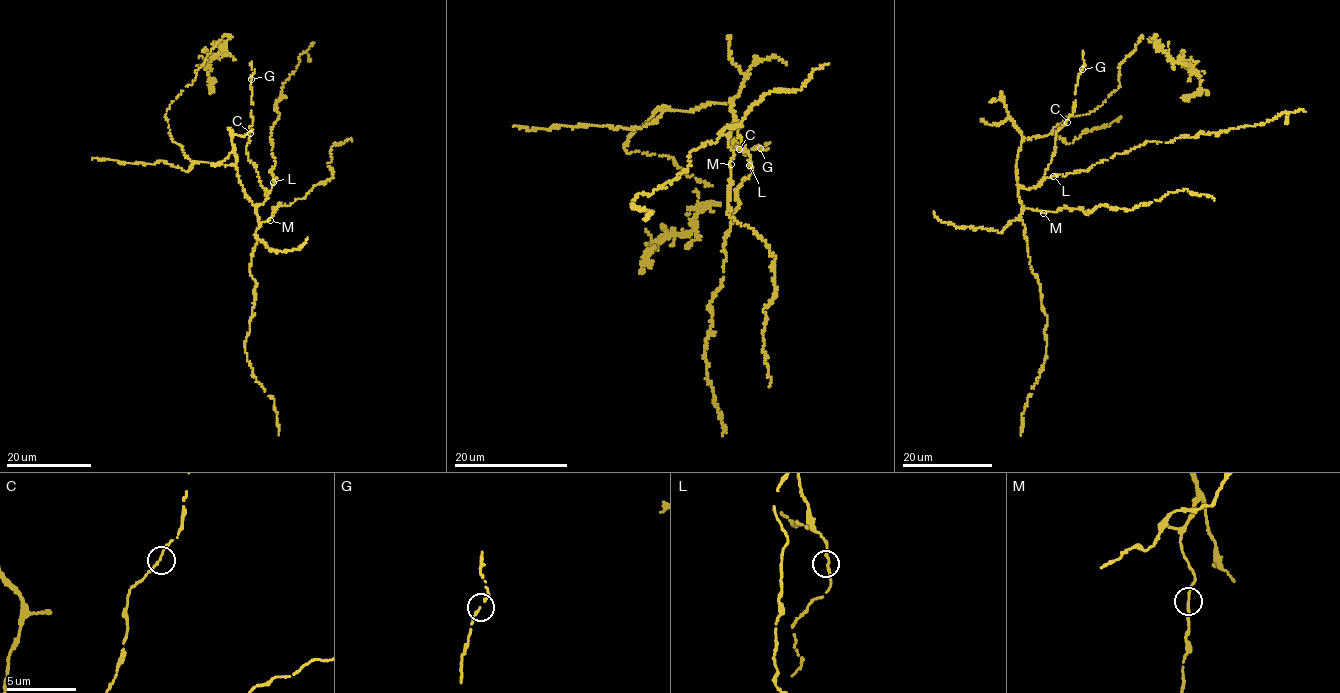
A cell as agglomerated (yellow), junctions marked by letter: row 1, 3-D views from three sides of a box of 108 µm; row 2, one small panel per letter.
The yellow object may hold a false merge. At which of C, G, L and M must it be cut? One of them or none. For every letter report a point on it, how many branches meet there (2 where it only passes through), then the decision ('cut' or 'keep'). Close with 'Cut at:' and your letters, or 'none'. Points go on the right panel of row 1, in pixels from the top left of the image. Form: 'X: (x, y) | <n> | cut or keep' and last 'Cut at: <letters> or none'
C: (1067, 122) | 2 | keep
G: (1082, 69) | 2 | keep
L: (1053, 176) | 2 | keep
M: (1043, 213) | 2 | keep
Cut at: none

